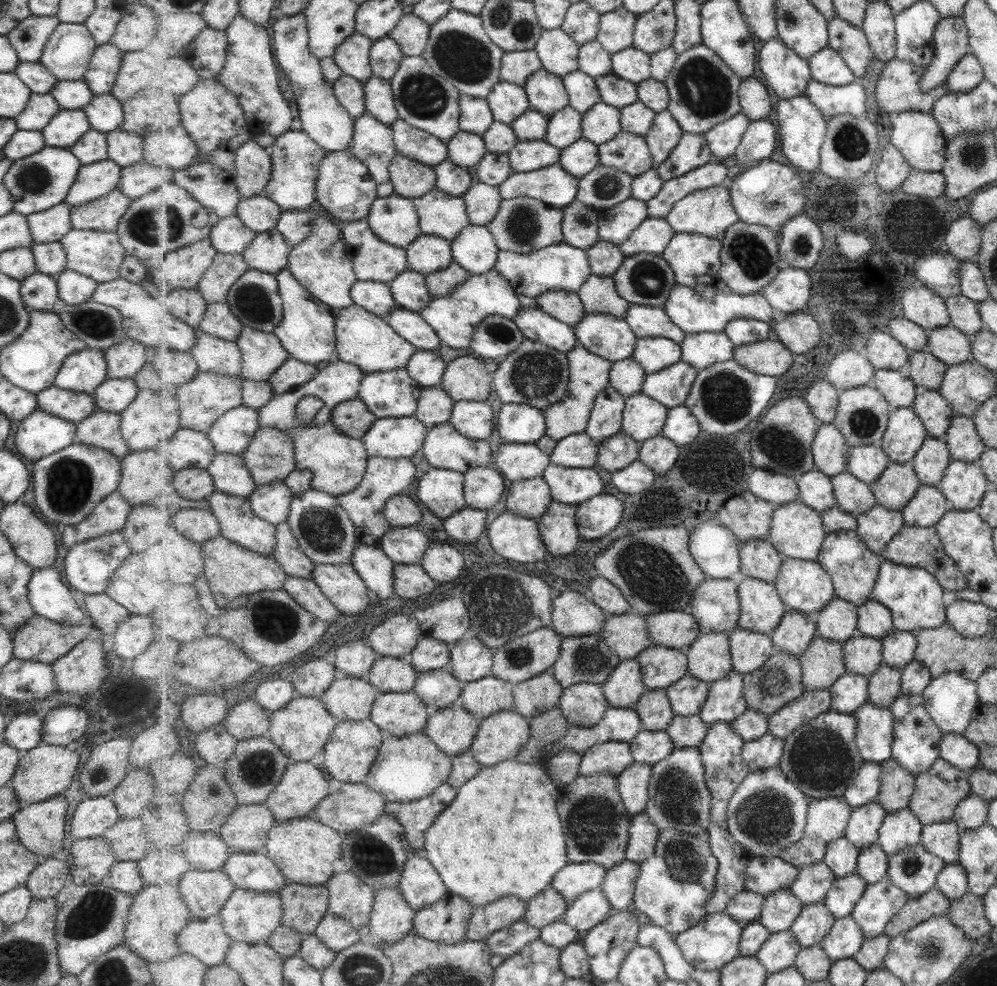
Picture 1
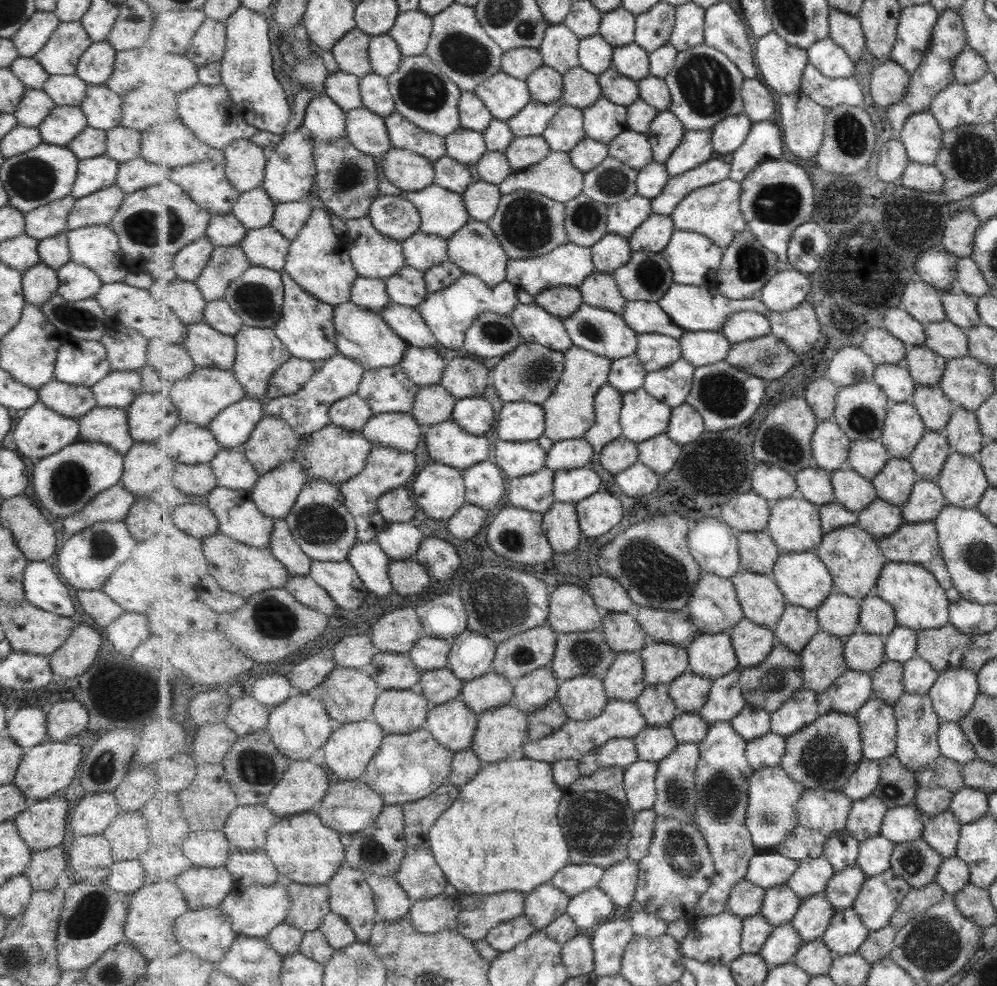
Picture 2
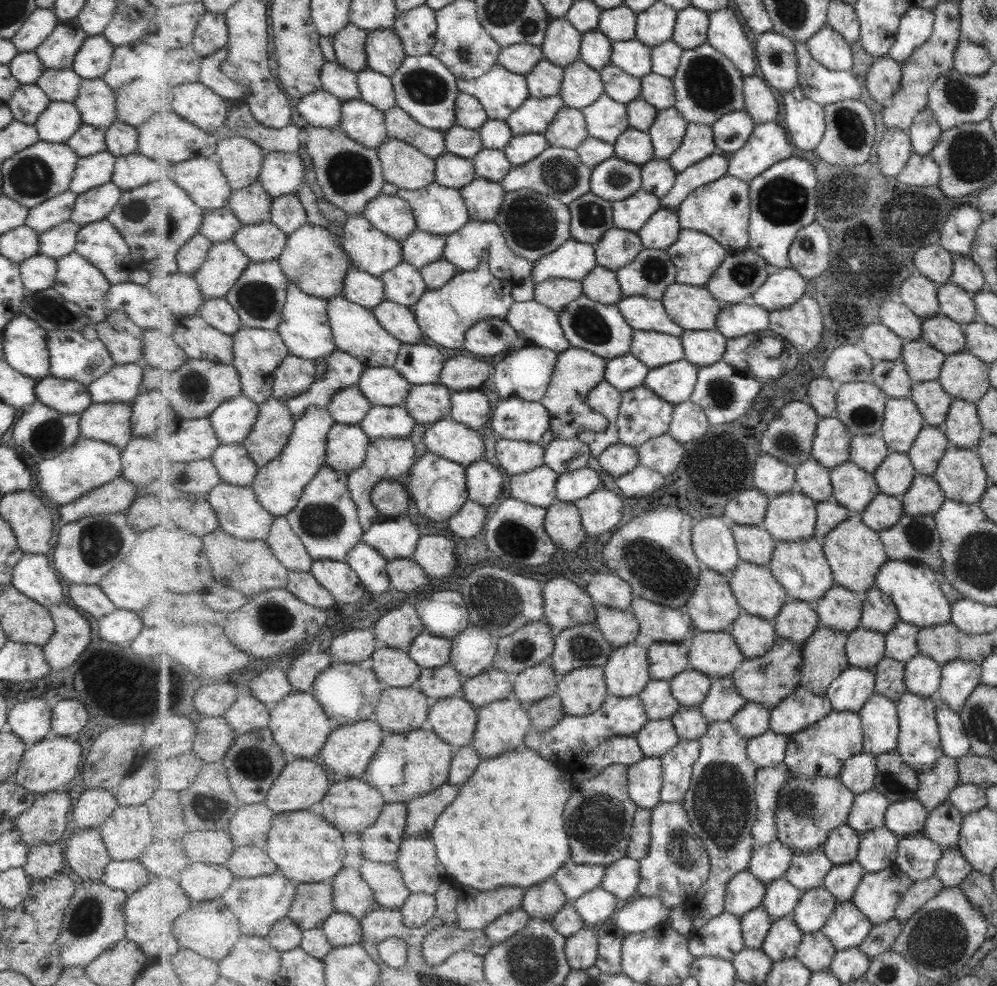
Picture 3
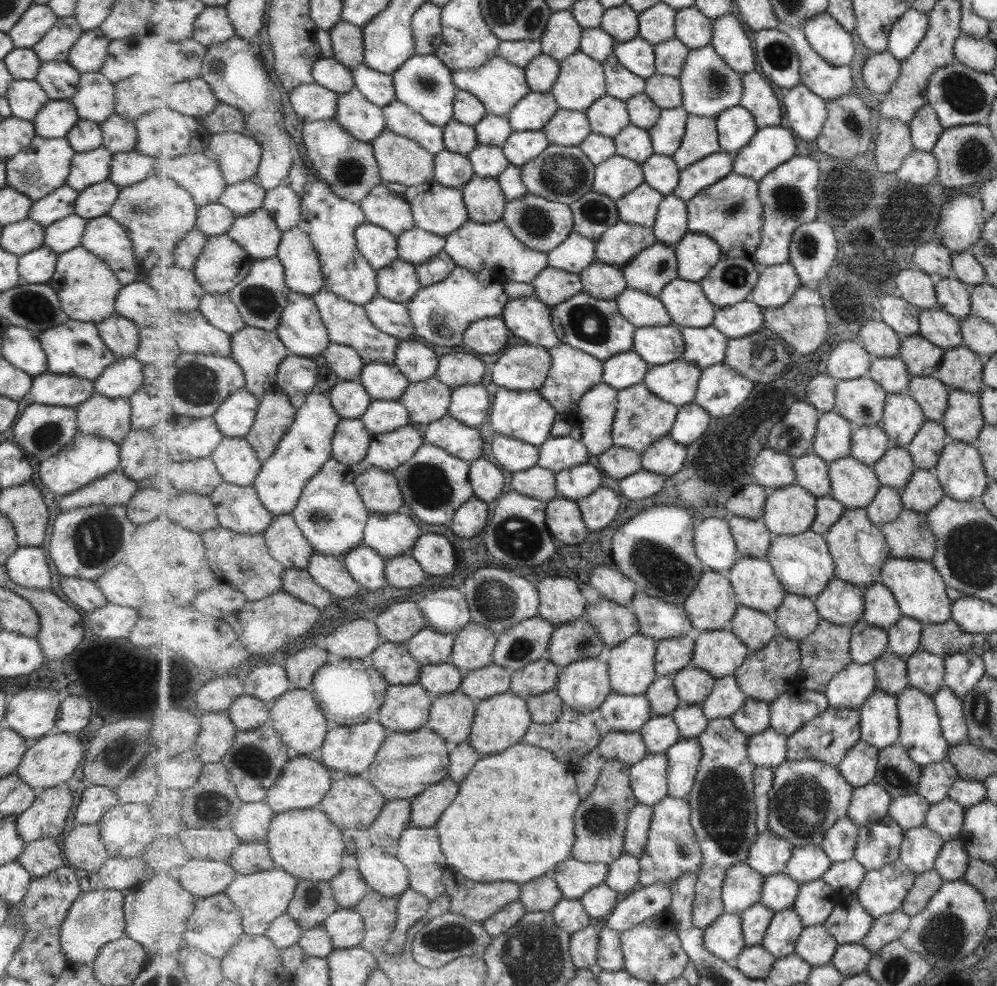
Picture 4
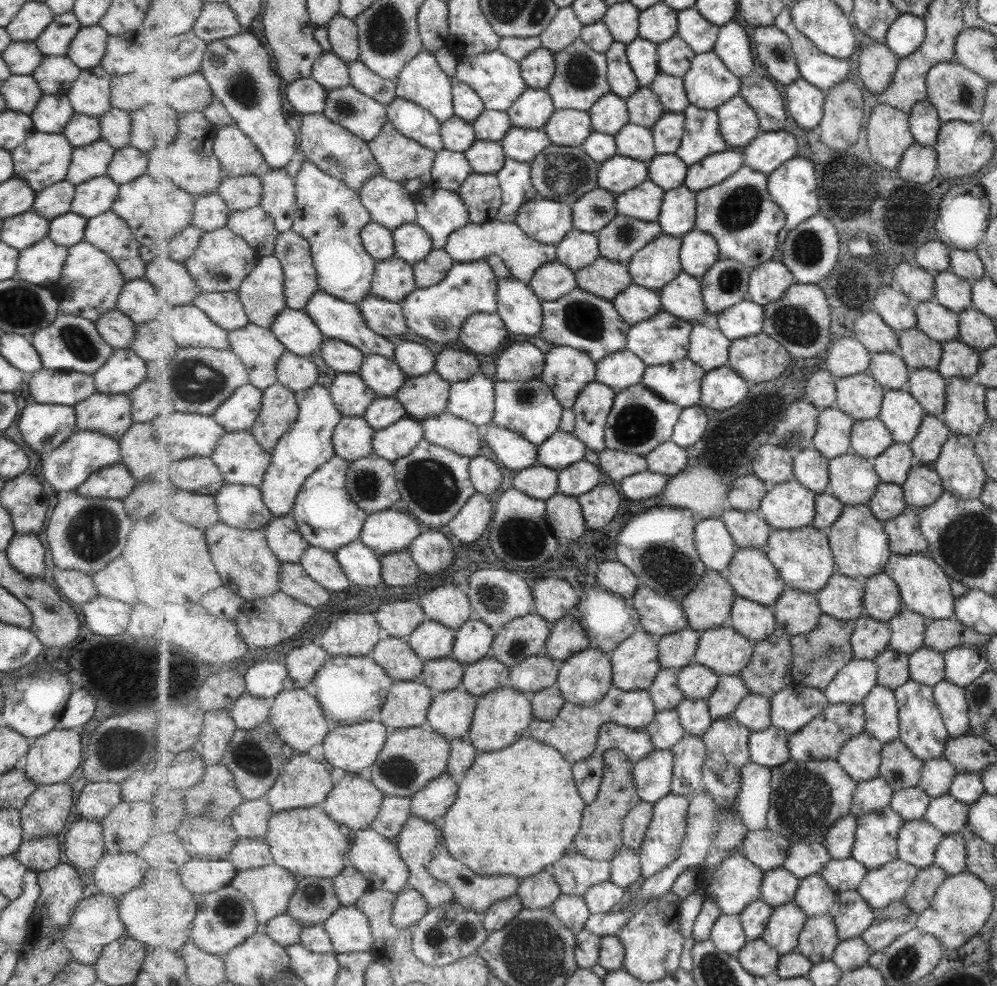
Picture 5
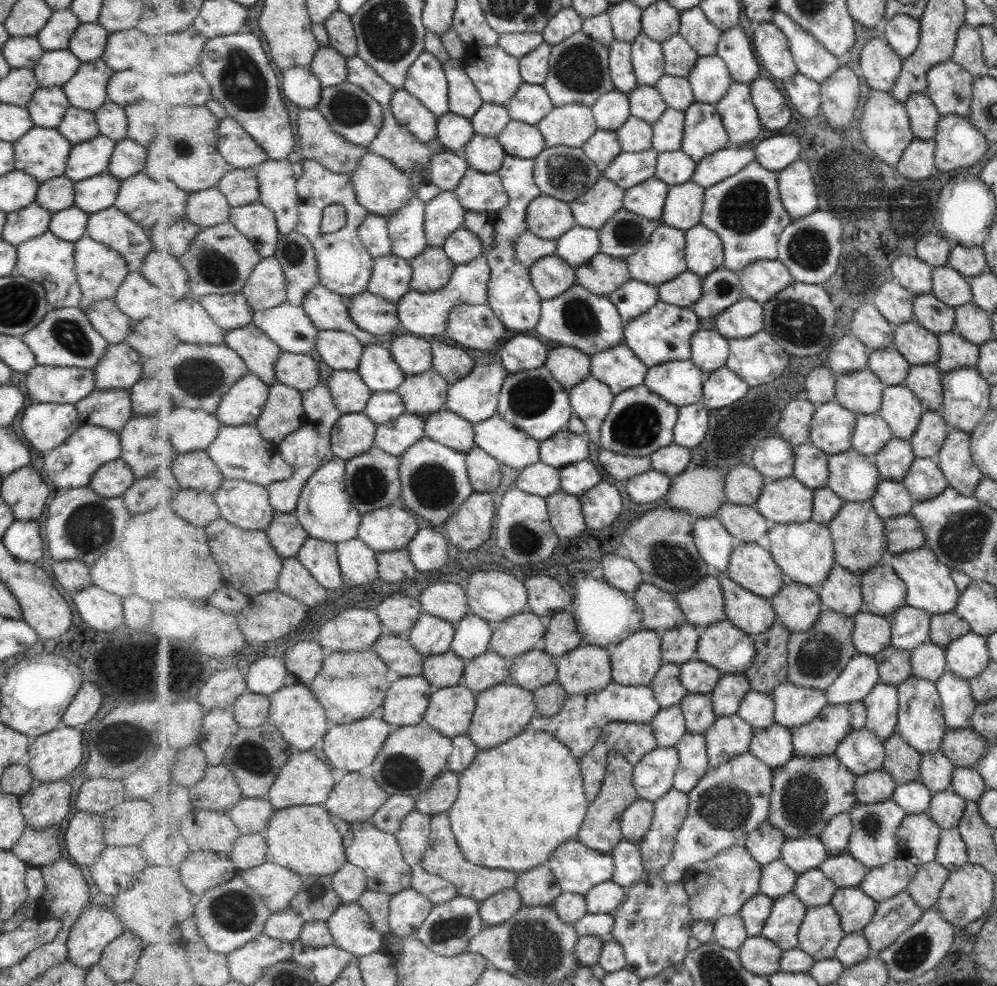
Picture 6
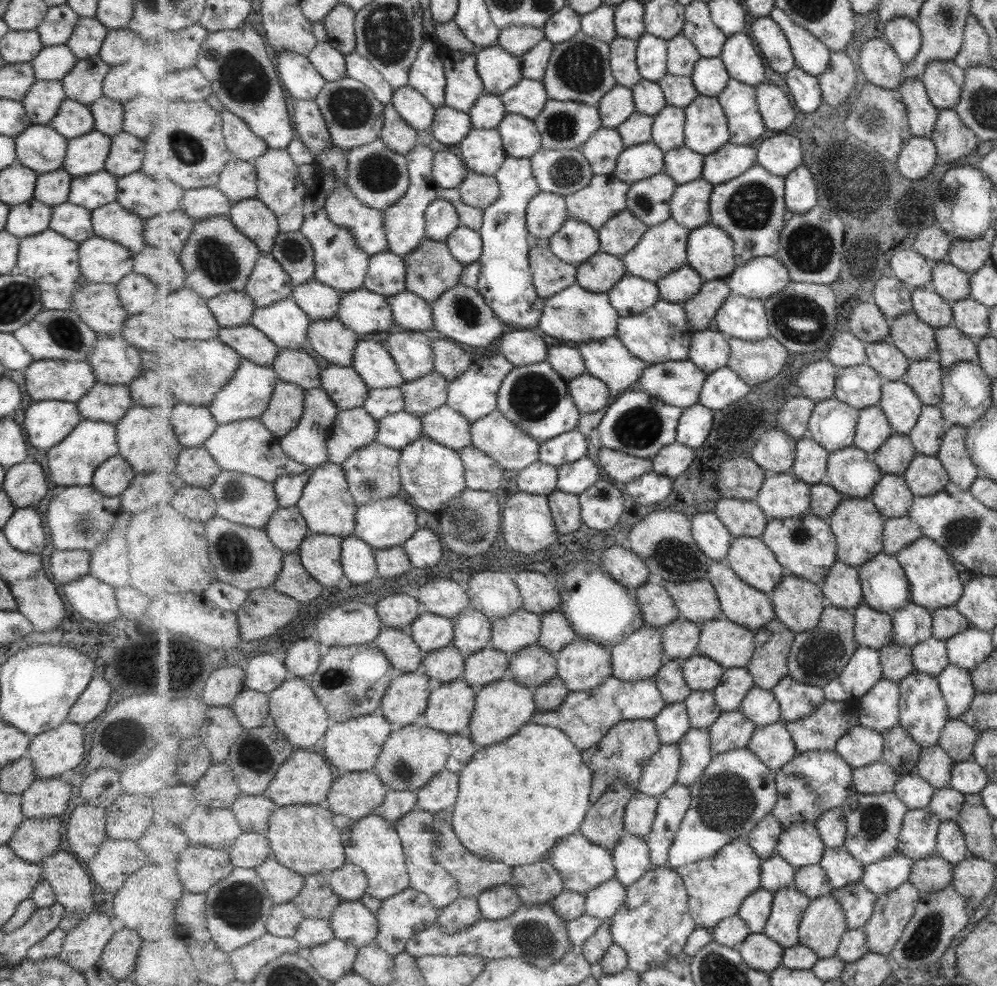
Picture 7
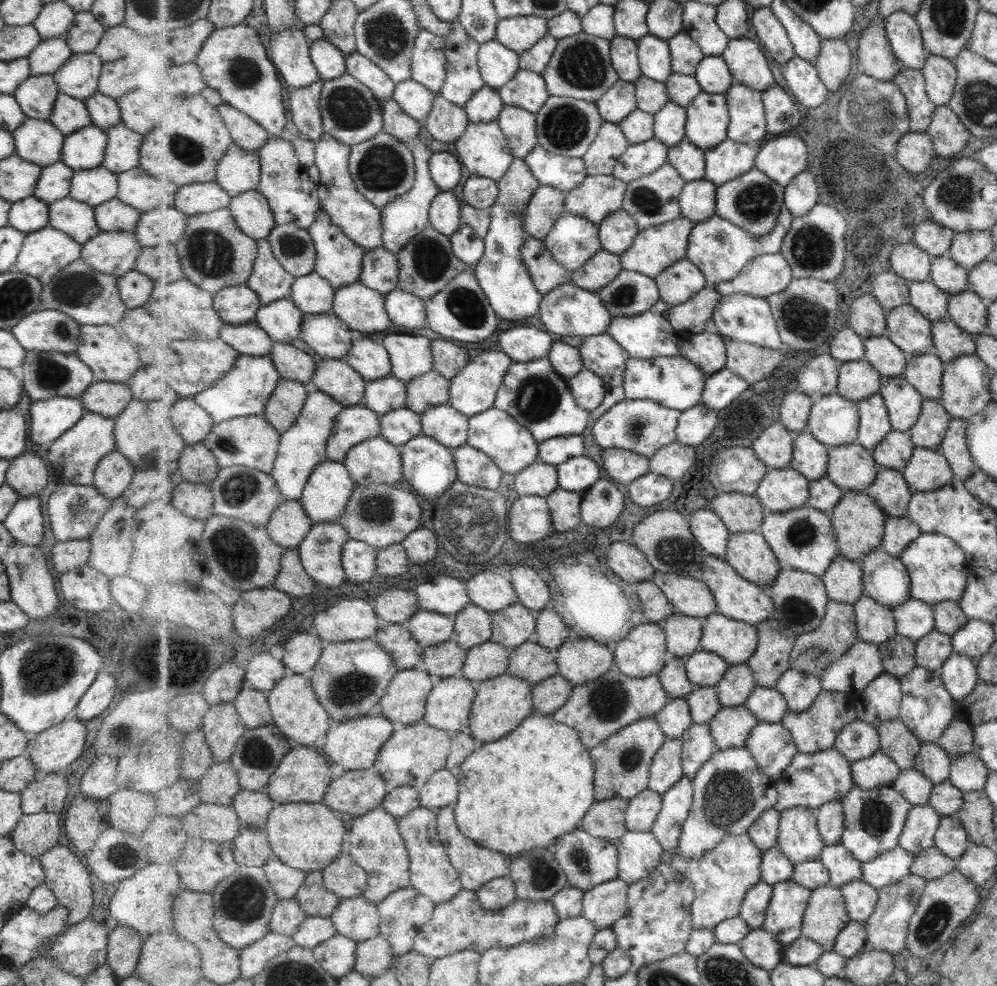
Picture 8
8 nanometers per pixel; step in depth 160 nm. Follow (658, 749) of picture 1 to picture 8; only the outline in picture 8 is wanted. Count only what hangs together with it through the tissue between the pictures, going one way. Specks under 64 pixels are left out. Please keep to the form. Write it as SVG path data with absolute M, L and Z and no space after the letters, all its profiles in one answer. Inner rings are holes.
M684 697L671 699L665 709L654 718L667 738L671 739L682 739L694 724L692 710Z

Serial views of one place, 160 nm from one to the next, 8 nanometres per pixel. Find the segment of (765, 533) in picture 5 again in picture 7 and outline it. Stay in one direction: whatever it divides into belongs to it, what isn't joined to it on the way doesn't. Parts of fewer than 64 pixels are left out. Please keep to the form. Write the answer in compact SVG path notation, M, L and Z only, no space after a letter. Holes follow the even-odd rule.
M723 497L716 513L735 537L762 537L770 519L755 501L739 498Z

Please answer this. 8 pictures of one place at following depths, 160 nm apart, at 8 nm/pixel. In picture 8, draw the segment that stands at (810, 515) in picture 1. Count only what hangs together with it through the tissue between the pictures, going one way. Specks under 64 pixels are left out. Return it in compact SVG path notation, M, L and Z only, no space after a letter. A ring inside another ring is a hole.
M792 467L771 468L757 489L757 498L773 512L803 508L808 504L811 481Z

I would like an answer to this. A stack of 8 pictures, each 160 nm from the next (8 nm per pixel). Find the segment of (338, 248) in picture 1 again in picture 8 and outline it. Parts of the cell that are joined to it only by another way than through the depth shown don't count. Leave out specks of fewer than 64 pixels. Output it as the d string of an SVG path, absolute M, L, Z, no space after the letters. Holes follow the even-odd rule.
M295 224L277 225L269 236L274 256L293 276L307 276L316 269L316 242L308 229Z

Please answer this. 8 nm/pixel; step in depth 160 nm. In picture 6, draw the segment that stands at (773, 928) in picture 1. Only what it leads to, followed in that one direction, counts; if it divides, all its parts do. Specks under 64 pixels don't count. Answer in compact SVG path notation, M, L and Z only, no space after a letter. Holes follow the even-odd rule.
M782 860L762 865L760 892L773 899L791 894L796 887L798 875Z

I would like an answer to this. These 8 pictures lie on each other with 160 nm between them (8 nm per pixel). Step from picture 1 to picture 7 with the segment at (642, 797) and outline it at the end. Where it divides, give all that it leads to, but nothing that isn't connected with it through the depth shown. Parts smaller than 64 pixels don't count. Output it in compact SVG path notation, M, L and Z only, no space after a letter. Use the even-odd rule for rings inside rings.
M679 744L663 745L661 750L649 760L637 790L654 797L663 795L678 782L681 758Z

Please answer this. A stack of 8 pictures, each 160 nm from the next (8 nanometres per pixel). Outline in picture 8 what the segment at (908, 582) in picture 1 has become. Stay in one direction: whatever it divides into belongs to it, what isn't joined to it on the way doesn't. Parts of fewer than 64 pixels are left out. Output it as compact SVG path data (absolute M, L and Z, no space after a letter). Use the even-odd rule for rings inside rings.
M923 532L901 554L912 577L912 598L934 605L943 601L957 601L967 586L969 561L964 551L951 539L939 533Z

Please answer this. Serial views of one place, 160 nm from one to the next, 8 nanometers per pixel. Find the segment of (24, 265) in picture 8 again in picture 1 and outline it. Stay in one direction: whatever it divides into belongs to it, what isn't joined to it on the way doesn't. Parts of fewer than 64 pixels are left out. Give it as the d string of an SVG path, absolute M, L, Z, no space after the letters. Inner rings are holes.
M35 272L20 282L19 295L28 310L51 312L58 300L56 279Z

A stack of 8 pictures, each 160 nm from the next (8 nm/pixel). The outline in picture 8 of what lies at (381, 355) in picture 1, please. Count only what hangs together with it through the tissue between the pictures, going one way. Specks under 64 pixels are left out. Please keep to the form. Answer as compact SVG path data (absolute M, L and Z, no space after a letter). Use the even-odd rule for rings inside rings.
M316 271L296 277L289 297L304 313L321 314L334 307L336 289Z

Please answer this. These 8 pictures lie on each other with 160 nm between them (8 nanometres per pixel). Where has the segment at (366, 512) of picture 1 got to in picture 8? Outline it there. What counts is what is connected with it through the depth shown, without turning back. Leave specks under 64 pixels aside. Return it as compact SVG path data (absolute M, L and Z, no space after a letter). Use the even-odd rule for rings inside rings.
M407 407L381 415L380 434L401 447L422 434L422 415Z

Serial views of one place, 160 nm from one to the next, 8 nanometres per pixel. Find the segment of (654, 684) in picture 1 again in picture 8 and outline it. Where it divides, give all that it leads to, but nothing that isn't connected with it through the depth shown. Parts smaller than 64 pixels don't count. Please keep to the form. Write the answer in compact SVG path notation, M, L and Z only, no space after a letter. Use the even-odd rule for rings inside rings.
M674 612L665 622L668 652L671 657L685 657L699 650L704 635L704 619Z

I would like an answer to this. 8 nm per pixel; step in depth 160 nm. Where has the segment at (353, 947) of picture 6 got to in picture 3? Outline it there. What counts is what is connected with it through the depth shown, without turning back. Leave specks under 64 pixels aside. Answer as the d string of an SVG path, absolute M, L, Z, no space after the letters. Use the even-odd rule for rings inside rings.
M337 910L325 921L322 929L334 947L360 944L364 938L361 921L352 914Z

